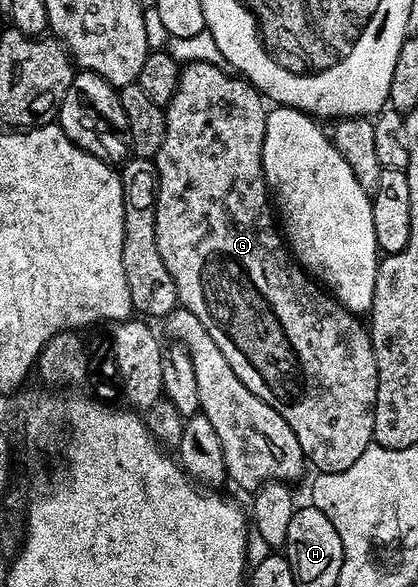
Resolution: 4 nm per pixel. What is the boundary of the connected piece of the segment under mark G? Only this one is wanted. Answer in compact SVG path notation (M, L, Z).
M193 61L182 65L176 92L166 105L167 121L165 122L165 142L161 142L161 150L154 156L157 191L155 194L155 225L157 226L157 250L161 250L161 262L165 262L165 270L175 283L179 295L179 304L197 314L199 321L209 330L213 342L217 342L217 350L225 354L225 362L237 374L237 378L257 398L261 398L285 422L289 422L289 430L297 434L297 442L301 442L306 463L319 472L340 472L349 470L361 454L373 443L375 431L375 399L377 398L377 362L371 345L371 333L356 313L343 307L330 292L324 290L312 277L308 276L295 263L282 235L277 227L277 216L269 203L269 189L263 177L261 148L265 142L265 122L267 121L268 105L252 84L238 75L232 74L226 67L210 64L205 61Z

